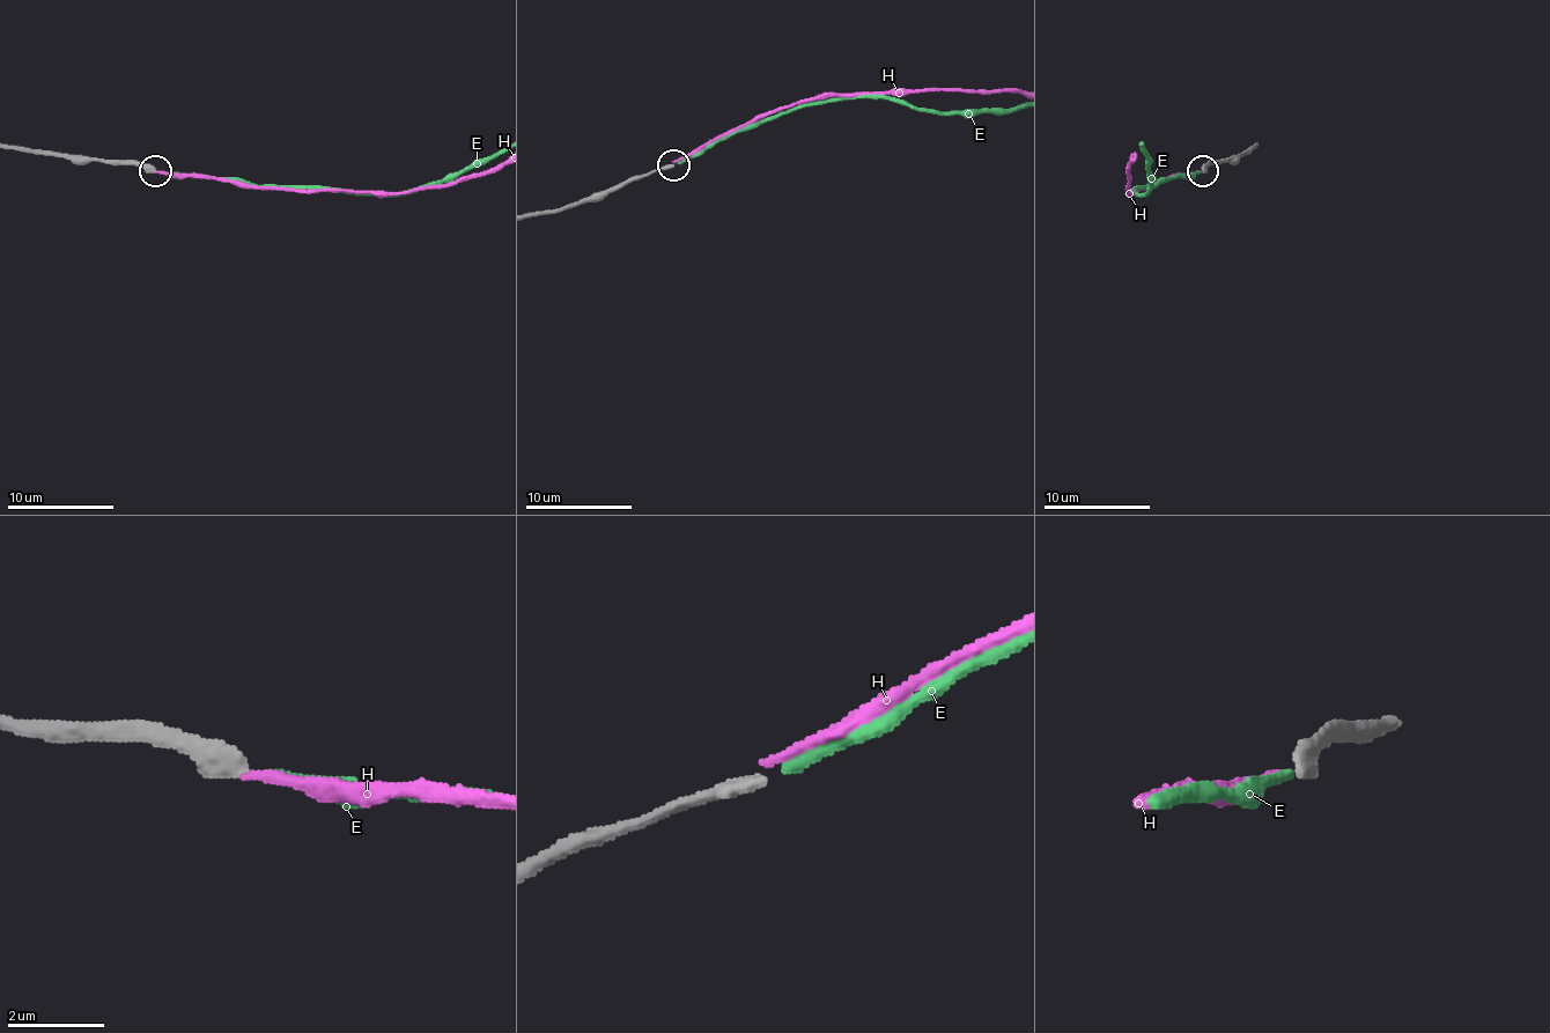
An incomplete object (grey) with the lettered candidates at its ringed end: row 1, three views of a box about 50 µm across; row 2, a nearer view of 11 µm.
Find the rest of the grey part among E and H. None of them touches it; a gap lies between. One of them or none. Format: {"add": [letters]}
{"add": ["E"]}

